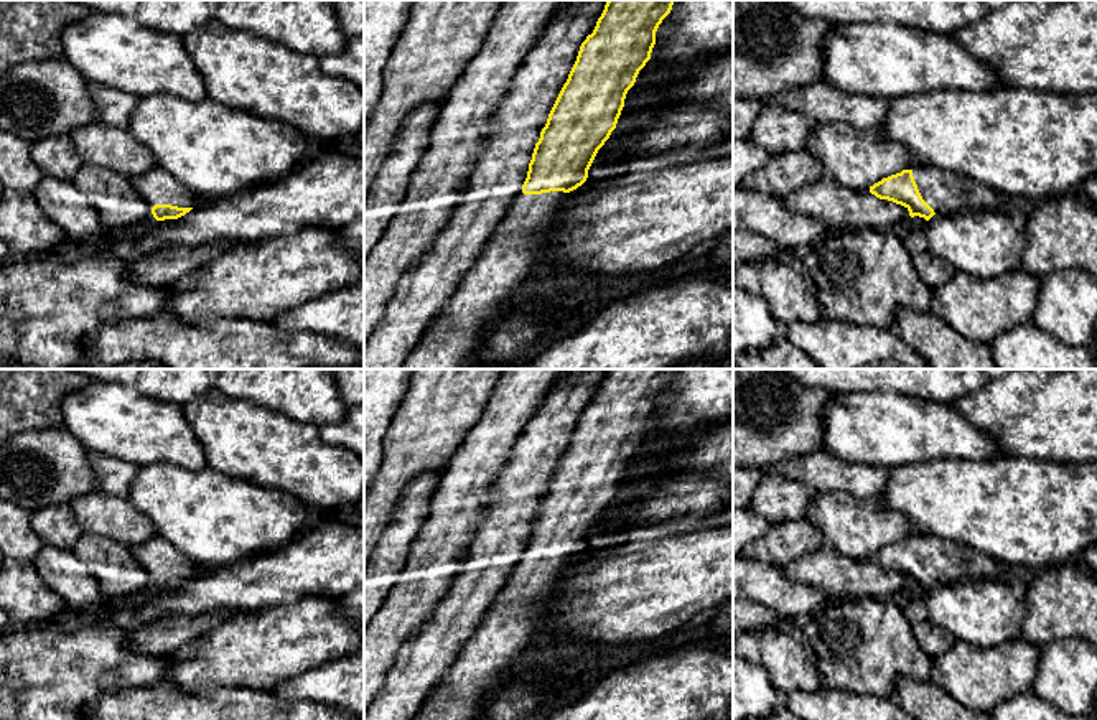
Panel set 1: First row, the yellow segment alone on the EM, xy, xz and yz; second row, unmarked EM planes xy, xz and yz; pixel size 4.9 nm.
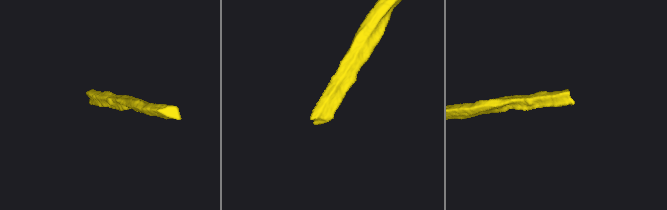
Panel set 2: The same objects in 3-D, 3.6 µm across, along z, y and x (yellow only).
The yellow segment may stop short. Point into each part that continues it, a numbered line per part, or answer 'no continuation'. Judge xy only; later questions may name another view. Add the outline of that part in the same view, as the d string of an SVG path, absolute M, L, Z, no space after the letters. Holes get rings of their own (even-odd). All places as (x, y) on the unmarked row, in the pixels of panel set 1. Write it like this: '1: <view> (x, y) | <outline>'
1: xy (155, 556) | M153 535L147 542L130 547L130 554L152 577L155 573L193 577L199 570L188 555L176 550L161 535Z

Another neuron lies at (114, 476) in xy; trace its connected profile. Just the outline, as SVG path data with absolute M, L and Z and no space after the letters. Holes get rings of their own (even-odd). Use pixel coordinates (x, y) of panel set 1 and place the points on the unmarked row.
M87 450L87 463L94 473L97 489L117 498L127 498L140 468L130 461L92 450Z

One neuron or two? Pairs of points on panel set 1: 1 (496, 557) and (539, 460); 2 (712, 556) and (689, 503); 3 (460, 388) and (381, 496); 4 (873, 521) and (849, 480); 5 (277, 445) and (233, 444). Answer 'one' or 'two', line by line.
1: one
2: two
3: one
4: two
5: one

